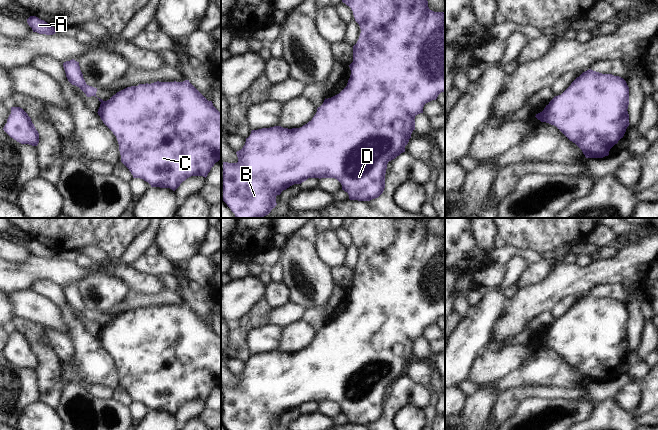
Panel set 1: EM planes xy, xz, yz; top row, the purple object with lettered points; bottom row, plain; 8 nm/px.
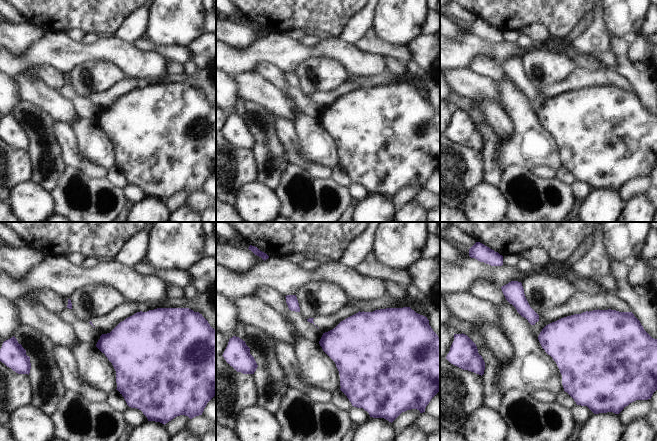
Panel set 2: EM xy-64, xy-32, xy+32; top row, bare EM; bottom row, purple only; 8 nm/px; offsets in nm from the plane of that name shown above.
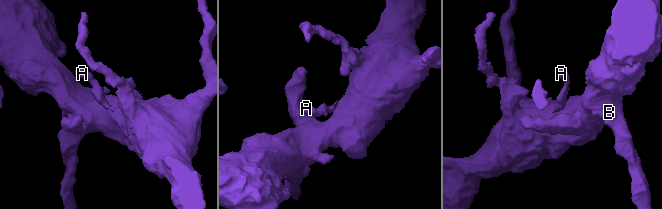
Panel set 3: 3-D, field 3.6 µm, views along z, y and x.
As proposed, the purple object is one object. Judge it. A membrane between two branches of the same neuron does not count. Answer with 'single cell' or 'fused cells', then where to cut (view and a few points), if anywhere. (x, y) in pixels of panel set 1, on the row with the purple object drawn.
fused cells; cut xy (103, 101), (101, 103)

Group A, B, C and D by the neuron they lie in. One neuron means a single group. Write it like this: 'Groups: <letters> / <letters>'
Groups: A / B C D.

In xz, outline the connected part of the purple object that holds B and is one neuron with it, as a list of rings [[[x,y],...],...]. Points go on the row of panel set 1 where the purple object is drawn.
[[[342,0],[347,6],[351,8],[353,11],[353,15],[355,21],[359,24],[361,33],[357,43],[353,46],[353,62],[349,65],[351,70],[351,75],[348,80],[347,86],[337,95],[324,100],[323,104],[317,108],[317,112],[307,124],[303,125],[300,128],[283,128],[281,126],[274,126],[270,128],[262,128],[258,130],[252,130],[251,134],[248,138],[246,138],[245,145],[243,148],[236,152],[238,157],[237,163],[228,163],[223,162],[223,201],[227,204],[227,206],[231,209],[231,211],[235,214],[236,218],[263,218],[268,215],[273,208],[277,205],[276,196],[280,195],[283,190],[286,190],[290,186],[294,184],[301,184],[306,181],[308,178],[335,178],[337,179],[341,185],[342,190],[348,193],[350,200],[358,200],[358,201],[370,201],[372,199],[378,198],[384,191],[385,188],[385,174],[387,169],[387,164],[389,161],[395,159],[401,153],[405,152],[405,146],[408,144],[409,139],[411,138],[412,132],[415,130],[415,116],[423,113],[423,107],[426,103],[436,100],[438,95],[441,92],[445,92],[445,12],[434,12],[429,9],[427,0]]]

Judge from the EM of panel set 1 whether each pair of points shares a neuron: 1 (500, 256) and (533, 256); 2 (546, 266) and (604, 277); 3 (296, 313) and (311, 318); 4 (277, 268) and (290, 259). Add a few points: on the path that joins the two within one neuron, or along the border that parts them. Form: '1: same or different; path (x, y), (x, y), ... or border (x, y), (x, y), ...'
1: same; path (508, 252), (525, 254)
2: different; border (553, 264), (550, 272), (535, 284)
3: different; border (307, 309), (301, 319)
4: different; border (280, 259), (283, 279)

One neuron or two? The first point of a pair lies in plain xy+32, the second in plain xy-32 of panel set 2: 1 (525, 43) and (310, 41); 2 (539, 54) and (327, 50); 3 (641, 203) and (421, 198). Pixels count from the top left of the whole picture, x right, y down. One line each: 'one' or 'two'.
1: one
2: two
3: two

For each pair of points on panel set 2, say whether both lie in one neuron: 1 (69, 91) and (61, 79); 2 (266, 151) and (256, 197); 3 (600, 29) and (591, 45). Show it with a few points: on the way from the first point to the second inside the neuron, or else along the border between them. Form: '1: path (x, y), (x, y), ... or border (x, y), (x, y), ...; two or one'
1: border (67, 84), (59, 90); two
2: border (258, 180), (275, 190); two
3: path (598, 33), (593, 41); one

